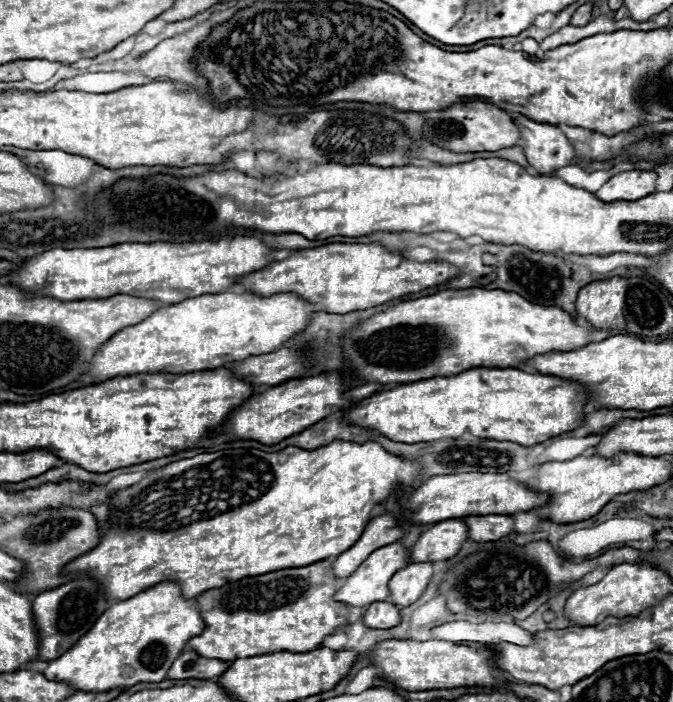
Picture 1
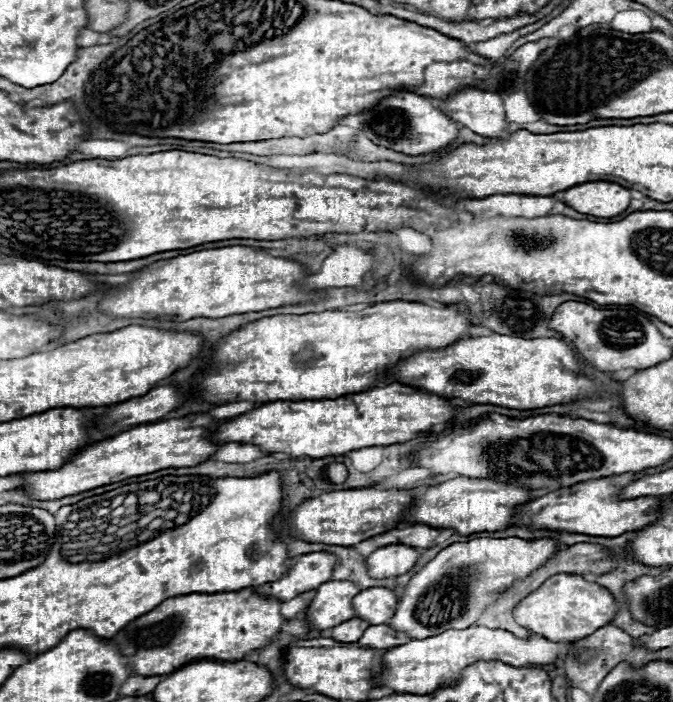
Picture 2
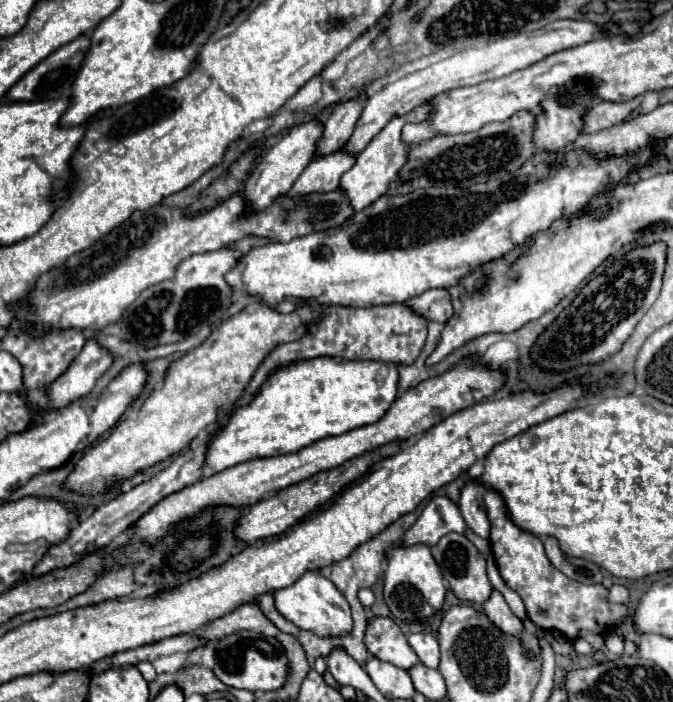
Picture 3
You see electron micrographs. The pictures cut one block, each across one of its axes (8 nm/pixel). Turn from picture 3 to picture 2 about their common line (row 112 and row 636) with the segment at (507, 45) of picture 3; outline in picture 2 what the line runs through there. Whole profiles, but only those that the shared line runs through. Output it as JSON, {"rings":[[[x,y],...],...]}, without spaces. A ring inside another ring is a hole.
{"rings":[[[380,624],[374,628],[368,628],[362,638],[358,640],[358,644],[362,648],[372,648],[372,650],[386,650],[386,648],[394,648],[398,644],[406,644],[406,640],[410,640],[406,634],[402,632],[394,632],[388,624]]]}

